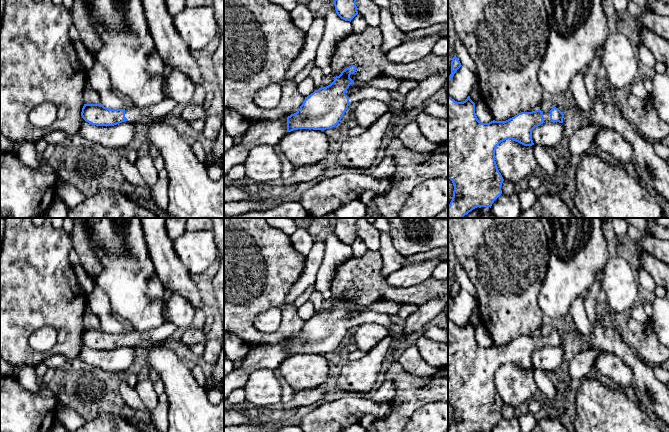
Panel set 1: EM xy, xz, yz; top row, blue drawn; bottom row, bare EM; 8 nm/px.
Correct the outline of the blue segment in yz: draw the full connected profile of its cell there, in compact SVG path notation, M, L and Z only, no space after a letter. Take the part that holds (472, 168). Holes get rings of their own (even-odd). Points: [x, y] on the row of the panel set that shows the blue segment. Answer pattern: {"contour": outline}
{"contour": "M470 96L463 102L448 97L448 179L454 186L453 197L448 206L448 218L463 218L473 209L490 207L502 194L504 181L495 161L496 147L512 139L524 146L534 145L532 130L543 123L563 123L564 114L553 106L549 112L540 109L521 112L506 121L482 123L475 113L475 103Z"}

